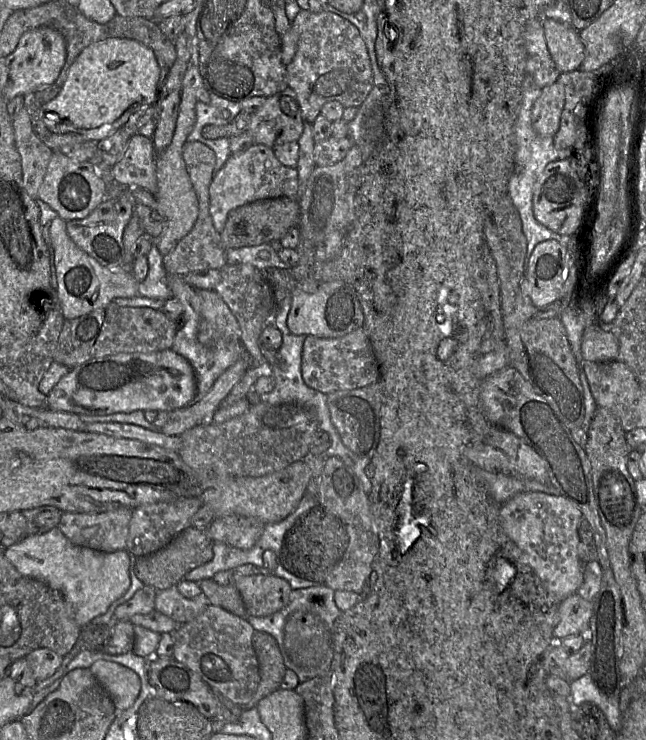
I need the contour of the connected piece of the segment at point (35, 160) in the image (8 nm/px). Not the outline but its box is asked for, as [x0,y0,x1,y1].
[13,107,54,199]

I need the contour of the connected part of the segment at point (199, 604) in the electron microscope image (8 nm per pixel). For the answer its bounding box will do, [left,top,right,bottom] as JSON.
[155,586,211,625]

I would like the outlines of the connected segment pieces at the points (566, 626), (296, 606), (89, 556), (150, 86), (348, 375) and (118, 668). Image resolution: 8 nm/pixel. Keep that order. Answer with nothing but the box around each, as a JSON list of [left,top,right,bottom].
[[553,593,593,641],[247,583,341,682],[4,526,130,628],[41,38,159,143],[301,328,380,394],[90,659,141,710]]

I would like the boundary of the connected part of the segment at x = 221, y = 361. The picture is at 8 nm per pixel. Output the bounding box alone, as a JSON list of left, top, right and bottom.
[167,274,246,394]

